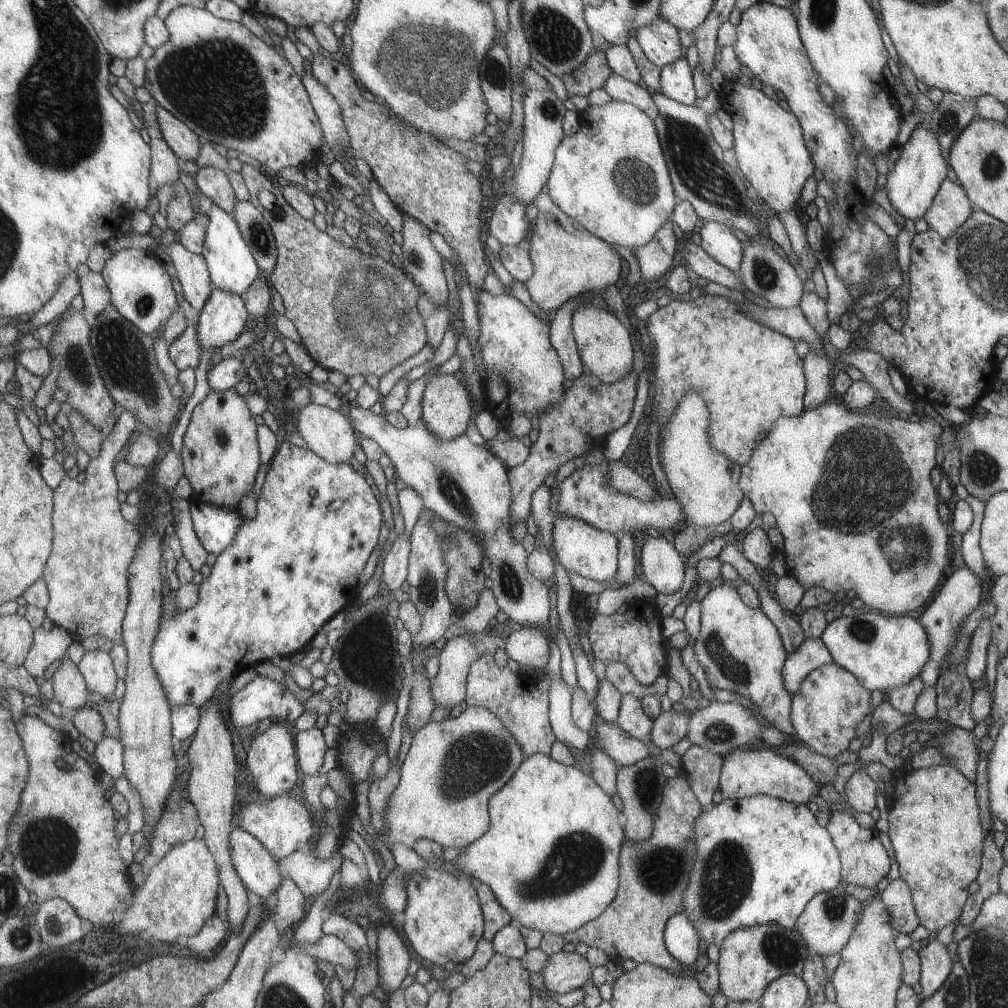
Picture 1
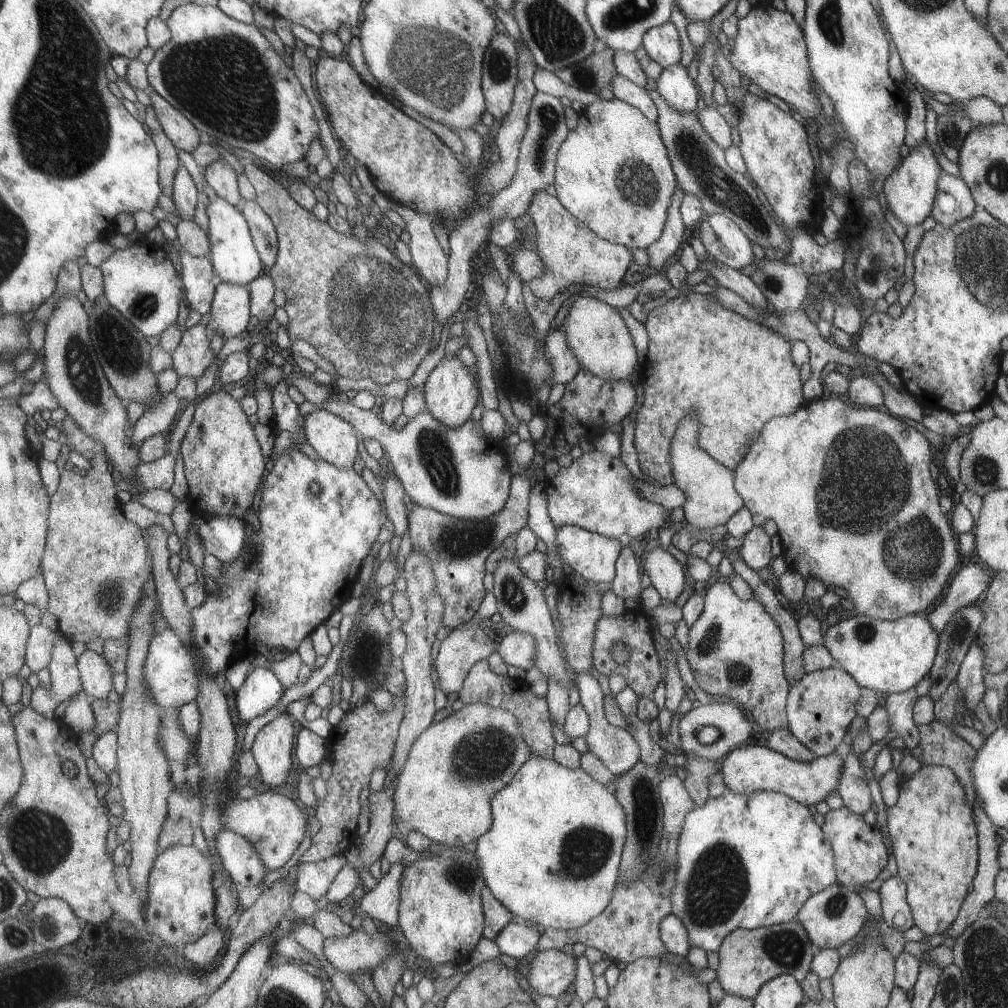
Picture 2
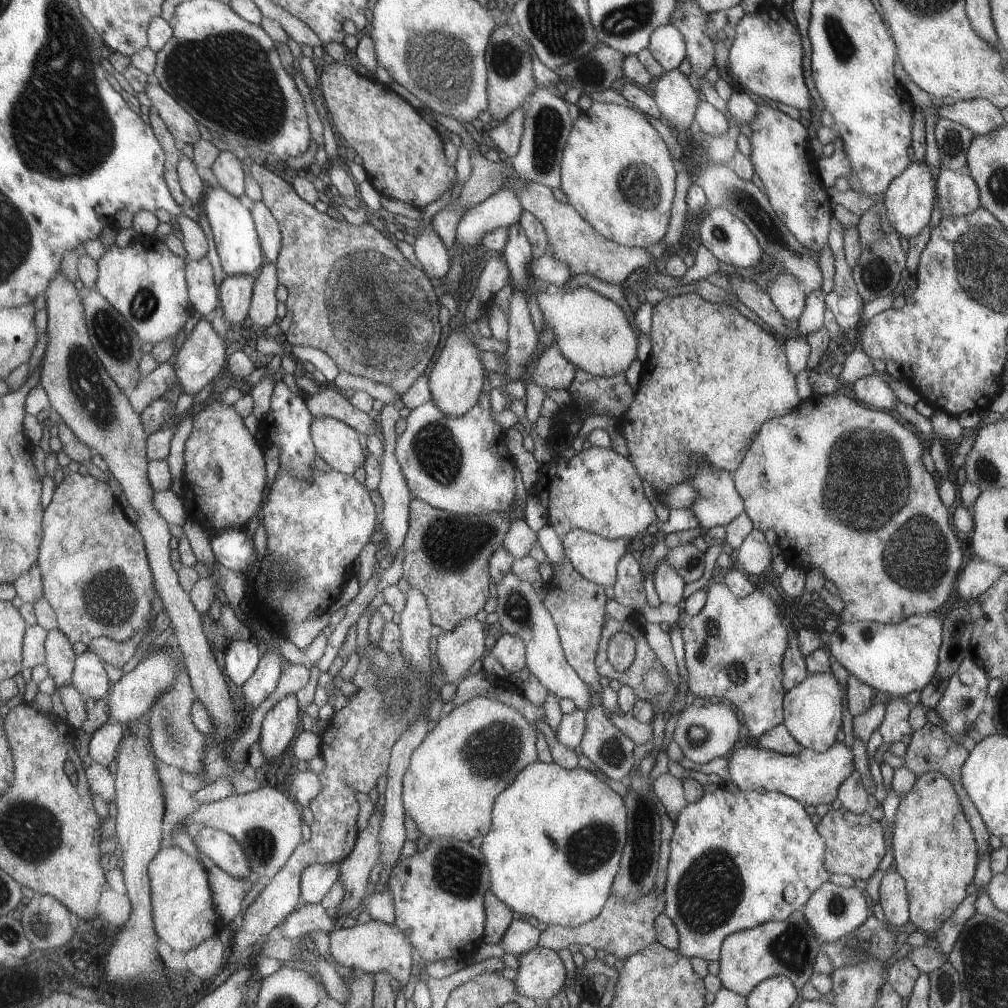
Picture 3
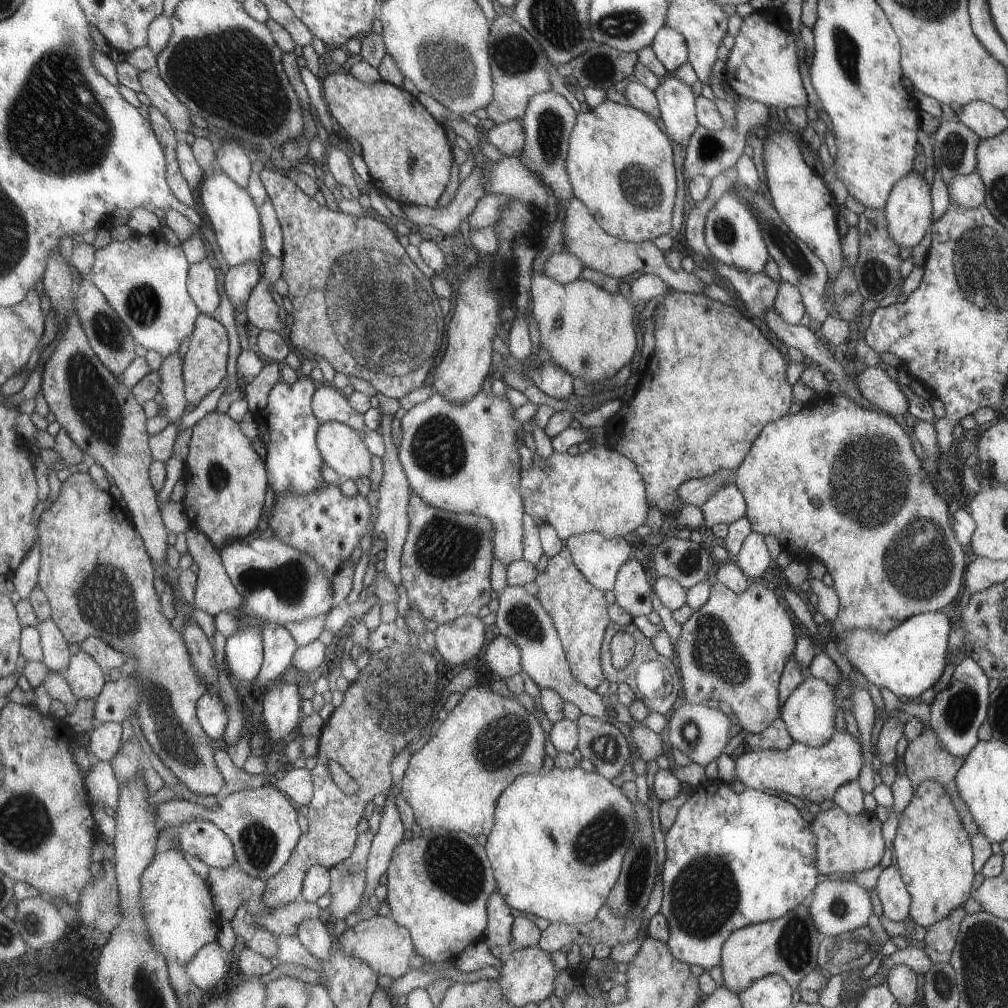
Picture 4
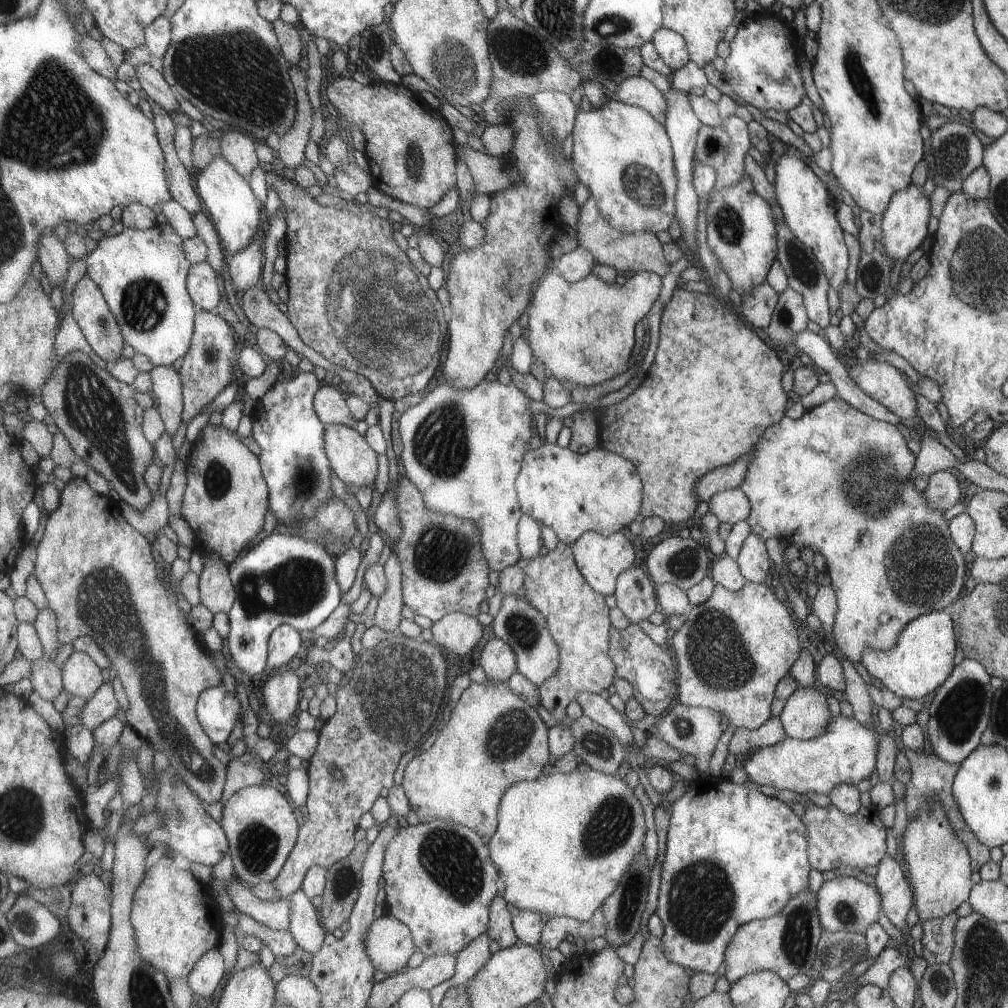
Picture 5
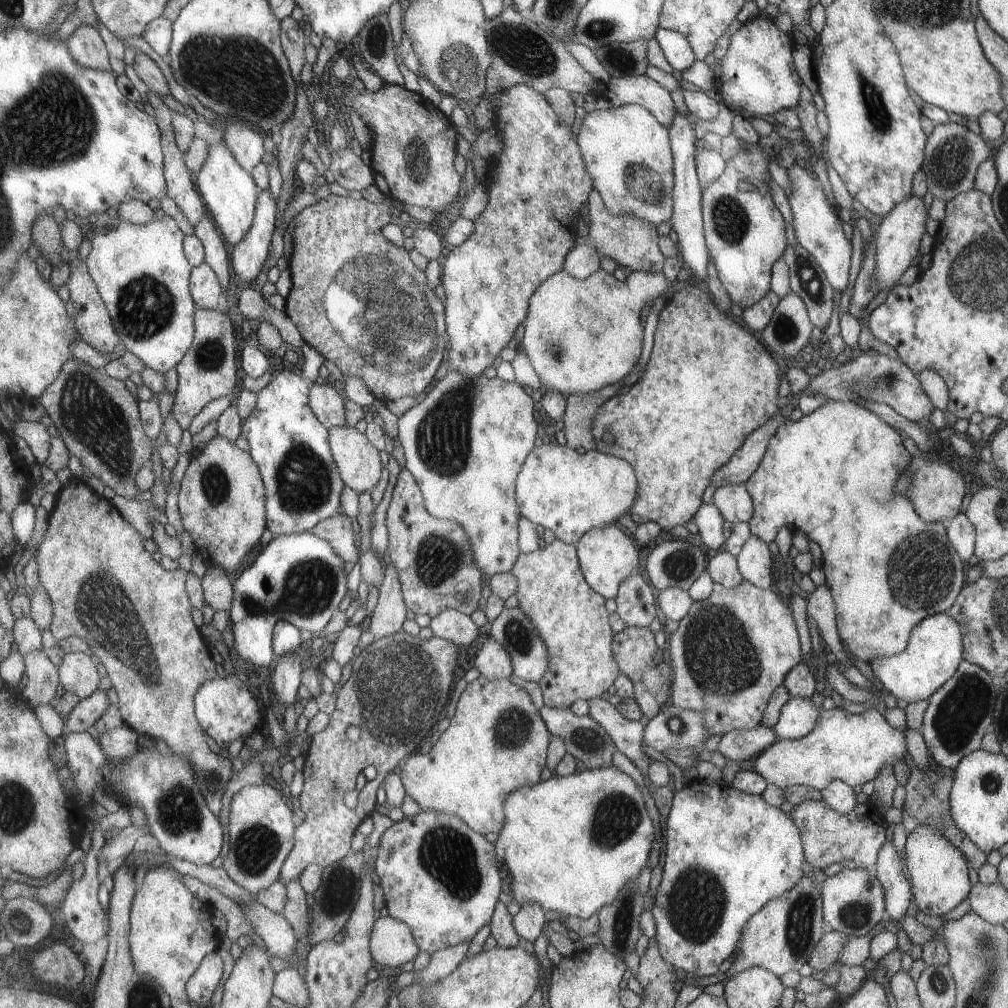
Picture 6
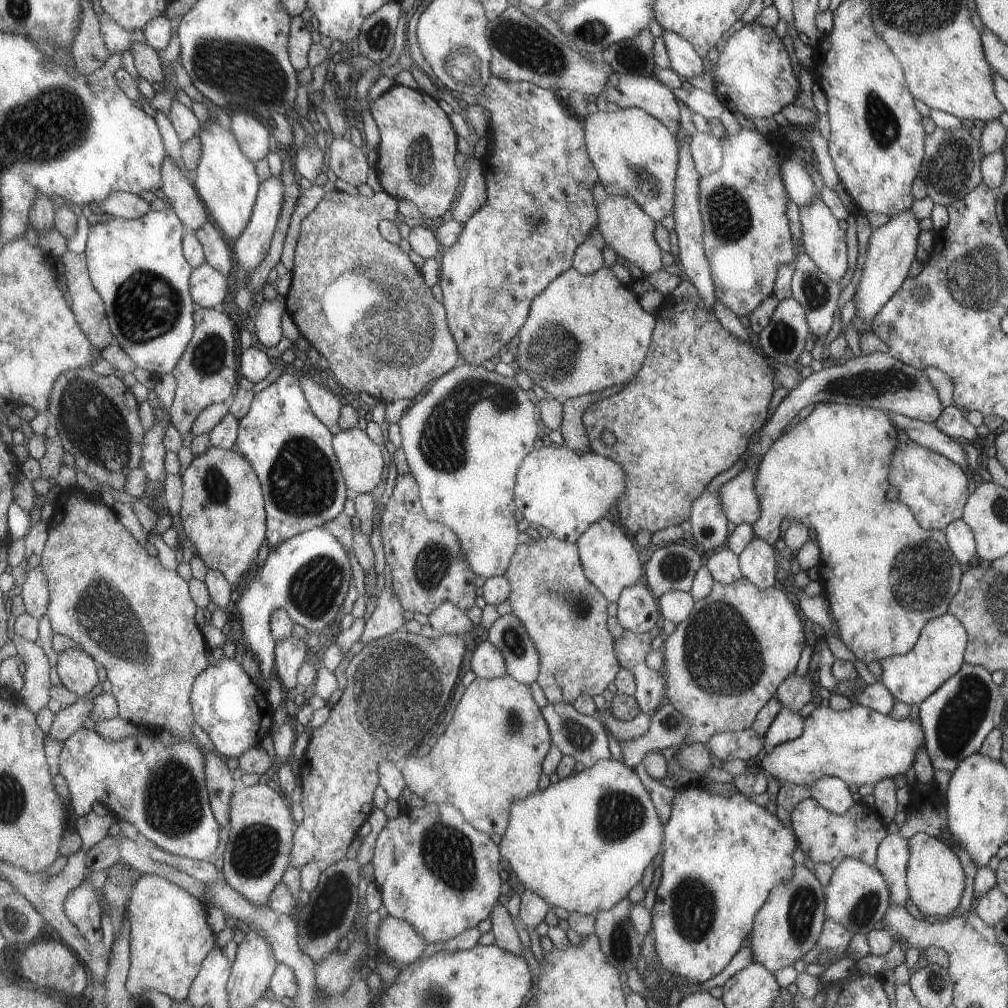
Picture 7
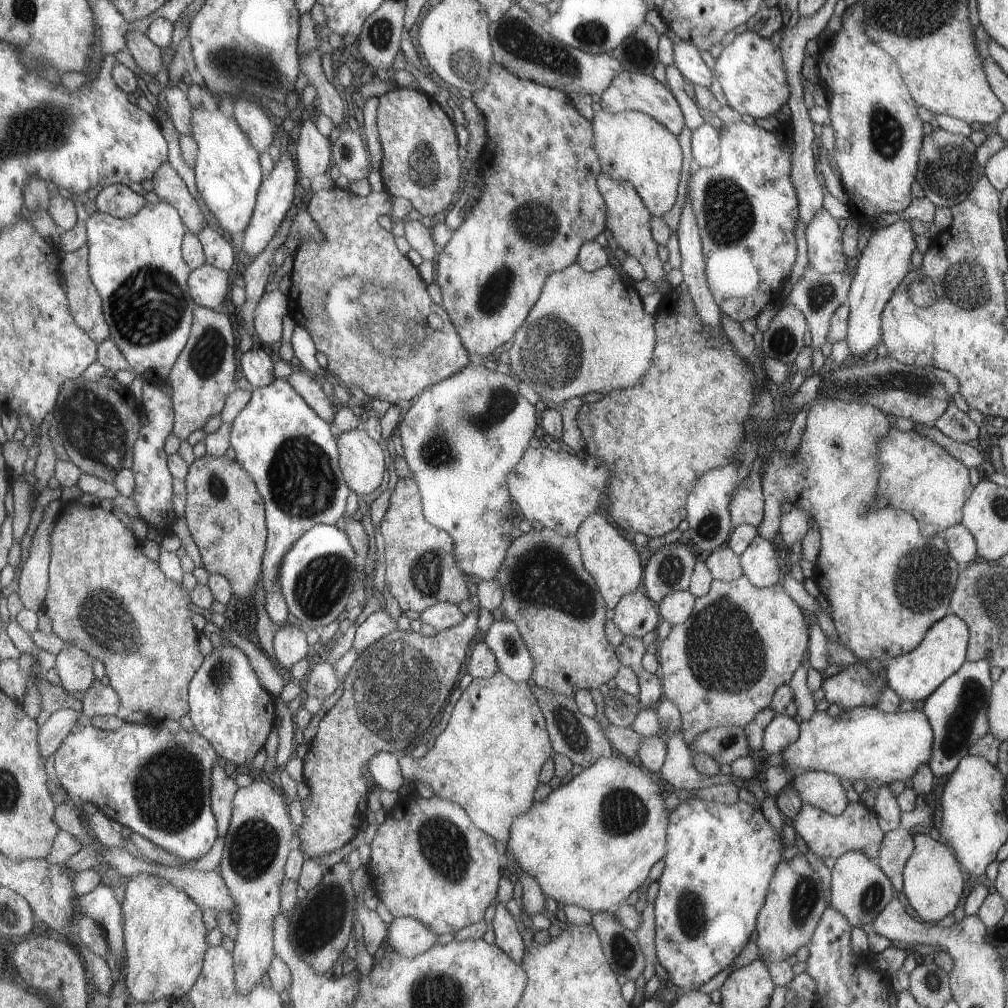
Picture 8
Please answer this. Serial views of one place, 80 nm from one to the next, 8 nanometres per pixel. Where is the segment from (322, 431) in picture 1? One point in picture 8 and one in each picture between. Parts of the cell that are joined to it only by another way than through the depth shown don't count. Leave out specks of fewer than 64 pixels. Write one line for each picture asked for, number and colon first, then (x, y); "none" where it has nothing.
2: (336, 441)
3: (339, 444)
4: (344, 451)
5: (353, 459)
6: (358, 458)
7: (361, 458)
8: (363, 459)

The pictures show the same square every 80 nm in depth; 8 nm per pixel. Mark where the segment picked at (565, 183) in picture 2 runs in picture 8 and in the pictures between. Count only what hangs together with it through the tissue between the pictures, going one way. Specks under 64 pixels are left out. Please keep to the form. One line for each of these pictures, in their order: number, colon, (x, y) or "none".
3: (616, 172)
4: (619, 164)
5: (619, 153)
6: (626, 150)
7: (634, 154)
8: (632, 147)

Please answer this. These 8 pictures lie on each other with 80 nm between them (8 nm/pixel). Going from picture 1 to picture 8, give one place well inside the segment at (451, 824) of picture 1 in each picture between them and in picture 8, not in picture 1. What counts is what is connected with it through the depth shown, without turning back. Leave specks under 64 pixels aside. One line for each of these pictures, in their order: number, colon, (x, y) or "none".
2: (456, 767)
3: (476, 751)
4: (454, 781)
5: (493, 739)
6: (496, 743)
7: (491, 754)
8: (489, 758)

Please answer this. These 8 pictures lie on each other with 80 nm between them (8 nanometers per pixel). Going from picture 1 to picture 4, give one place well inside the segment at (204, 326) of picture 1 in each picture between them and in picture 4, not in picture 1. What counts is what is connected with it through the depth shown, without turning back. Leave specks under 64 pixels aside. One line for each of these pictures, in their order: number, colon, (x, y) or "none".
2: (231, 311)
3: (236, 293)
4: (240, 281)

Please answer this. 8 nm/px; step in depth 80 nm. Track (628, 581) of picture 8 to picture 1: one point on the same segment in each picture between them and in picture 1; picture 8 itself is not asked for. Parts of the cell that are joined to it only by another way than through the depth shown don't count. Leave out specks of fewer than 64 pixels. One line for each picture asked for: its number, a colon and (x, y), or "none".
1: (582, 549)
2: (590, 556)
3: (593, 557)
4: (598, 559)
5: (600, 558)
6: (606, 556)
7: (608, 559)

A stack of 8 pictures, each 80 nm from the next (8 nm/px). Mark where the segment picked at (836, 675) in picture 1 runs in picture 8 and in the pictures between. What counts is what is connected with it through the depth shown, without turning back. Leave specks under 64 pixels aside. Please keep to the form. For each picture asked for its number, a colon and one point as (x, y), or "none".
2: (820, 705)
3: (812, 709)
4: (807, 712)
5: (804, 716)
6: (796, 717)
7: (787, 725)
8: (782, 730)

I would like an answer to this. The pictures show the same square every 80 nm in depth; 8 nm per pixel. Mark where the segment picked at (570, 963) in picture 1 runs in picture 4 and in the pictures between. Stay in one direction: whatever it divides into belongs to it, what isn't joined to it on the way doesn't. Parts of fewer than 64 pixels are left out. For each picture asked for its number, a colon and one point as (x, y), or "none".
2: (551, 971)
3: (540, 973)
4: (527, 977)

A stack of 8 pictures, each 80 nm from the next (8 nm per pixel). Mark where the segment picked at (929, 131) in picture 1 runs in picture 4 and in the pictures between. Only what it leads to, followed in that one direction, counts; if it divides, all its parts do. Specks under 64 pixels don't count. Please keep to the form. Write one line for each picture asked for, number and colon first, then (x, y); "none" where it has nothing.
2: (908, 190)
3: (908, 199)
4: (907, 211)

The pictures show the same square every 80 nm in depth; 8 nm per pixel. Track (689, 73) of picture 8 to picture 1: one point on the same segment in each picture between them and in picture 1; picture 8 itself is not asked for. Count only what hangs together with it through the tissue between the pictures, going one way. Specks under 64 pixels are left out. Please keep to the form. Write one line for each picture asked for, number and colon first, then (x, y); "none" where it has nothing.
1: (659, 41)
2: (661, 42)
3: (666, 44)
4: (670, 48)
5: (672, 49)
6: (675, 47)
7: (684, 60)

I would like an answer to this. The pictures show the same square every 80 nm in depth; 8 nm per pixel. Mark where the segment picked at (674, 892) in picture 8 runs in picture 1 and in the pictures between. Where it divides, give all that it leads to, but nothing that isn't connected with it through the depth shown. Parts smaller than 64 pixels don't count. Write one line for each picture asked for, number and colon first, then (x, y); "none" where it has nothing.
1: (759, 858)
2: (743, 861)
3: (737, 859)
4: (734, 856)
5: (732, 855)
6: (728, 853)
7: (722, 856)

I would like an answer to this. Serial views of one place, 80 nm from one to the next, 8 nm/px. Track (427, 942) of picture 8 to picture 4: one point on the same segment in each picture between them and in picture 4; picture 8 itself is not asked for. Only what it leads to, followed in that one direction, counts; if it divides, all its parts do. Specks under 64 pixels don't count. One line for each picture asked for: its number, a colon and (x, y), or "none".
4: (386, 946)
5: (390, 943)
6: (393, 944)
7: (399, 940)

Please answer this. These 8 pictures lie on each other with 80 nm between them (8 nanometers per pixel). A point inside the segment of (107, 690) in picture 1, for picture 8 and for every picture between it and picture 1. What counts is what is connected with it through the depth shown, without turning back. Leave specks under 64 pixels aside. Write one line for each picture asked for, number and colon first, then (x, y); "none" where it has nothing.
2: (97, 676)
3: (90, 677)
4: (86, 676)
5: (83, 677)
6: (78, 671)
7: (77, 669)
8: (74, 666)

